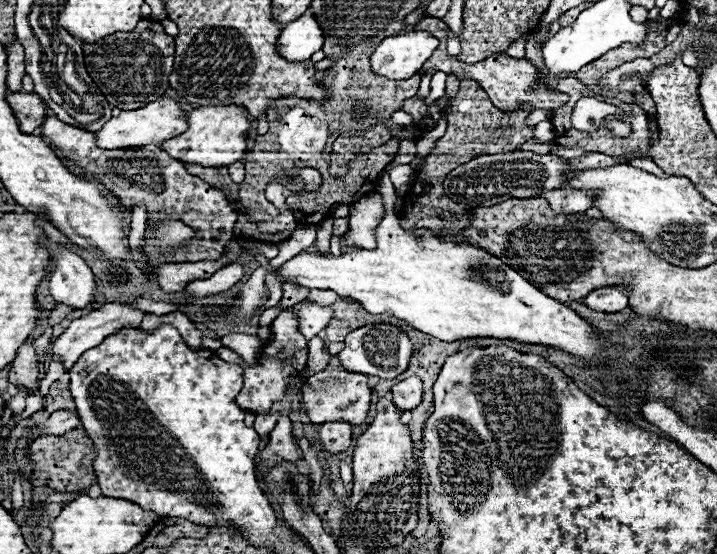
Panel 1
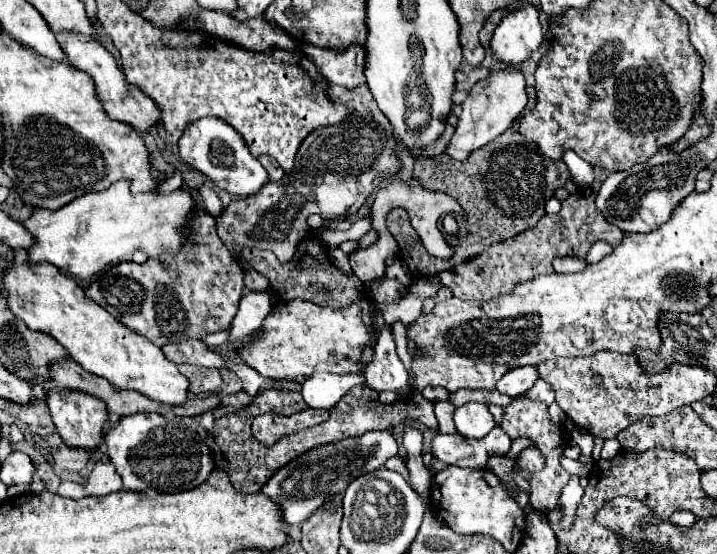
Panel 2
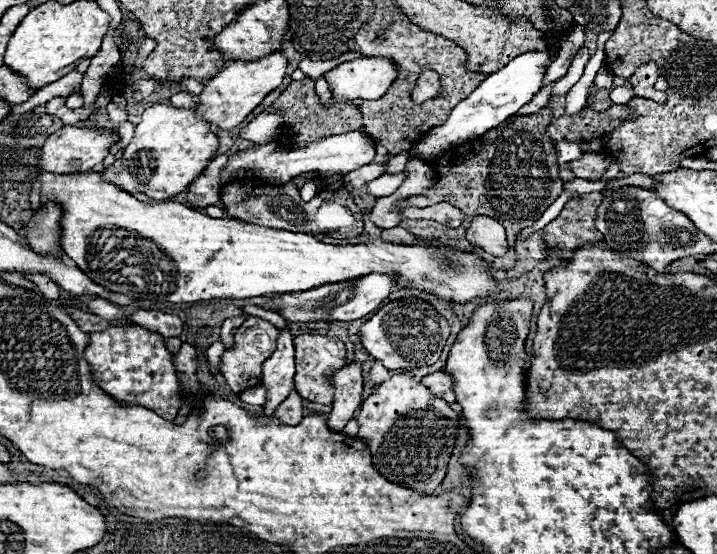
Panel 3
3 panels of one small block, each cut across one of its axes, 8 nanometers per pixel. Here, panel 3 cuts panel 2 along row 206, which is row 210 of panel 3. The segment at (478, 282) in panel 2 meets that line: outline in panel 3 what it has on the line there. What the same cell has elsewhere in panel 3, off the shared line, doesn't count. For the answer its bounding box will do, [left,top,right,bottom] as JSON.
[542,192,604,260]

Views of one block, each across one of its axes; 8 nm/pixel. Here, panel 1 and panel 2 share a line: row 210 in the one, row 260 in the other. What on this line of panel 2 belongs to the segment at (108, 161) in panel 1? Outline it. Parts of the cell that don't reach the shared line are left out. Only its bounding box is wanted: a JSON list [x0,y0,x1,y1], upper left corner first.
[86,212,244,346]

